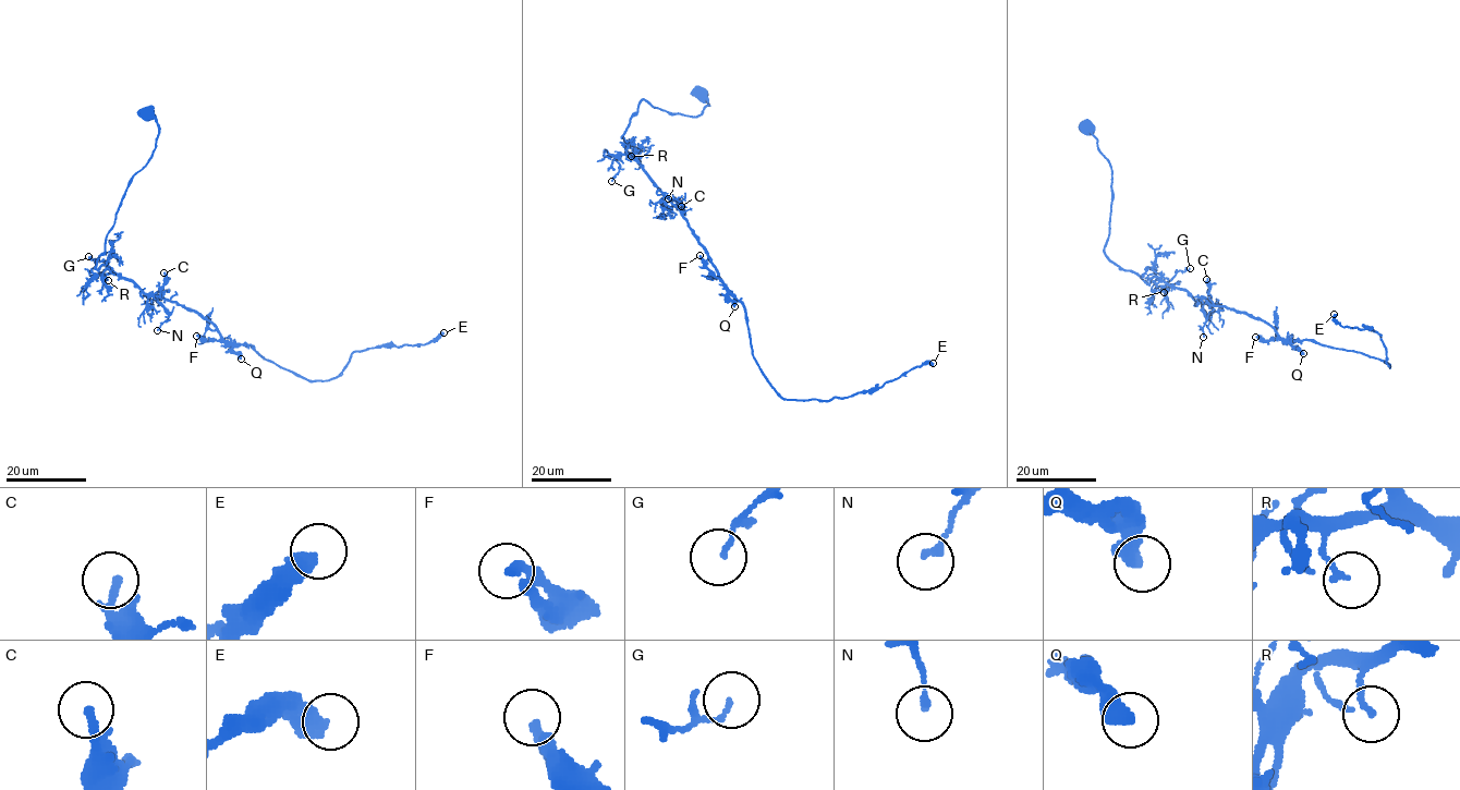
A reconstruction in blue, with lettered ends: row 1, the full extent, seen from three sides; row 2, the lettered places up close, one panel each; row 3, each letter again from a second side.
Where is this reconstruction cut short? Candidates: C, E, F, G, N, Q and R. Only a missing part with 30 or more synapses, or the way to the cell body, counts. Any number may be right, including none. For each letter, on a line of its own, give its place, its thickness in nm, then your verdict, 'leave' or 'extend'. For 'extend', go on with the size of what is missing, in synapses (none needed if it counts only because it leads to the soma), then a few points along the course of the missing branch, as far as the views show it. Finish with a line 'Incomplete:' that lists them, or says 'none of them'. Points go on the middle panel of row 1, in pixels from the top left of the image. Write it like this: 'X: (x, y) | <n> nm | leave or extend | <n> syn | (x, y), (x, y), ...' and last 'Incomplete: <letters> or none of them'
C: (681, 206) | 220 nm | leave
E: (933, 363) | 440 nm | leave
F: (700, 255) | 260 nm | leave
G: (611, 181) | 110 nm | leave
N: (668, 198) | 180 nm | leave
Q: (734, 306) | 440 nm | leave
R: (631, 156) | 140 nm | leave
Incomplete: none of them

